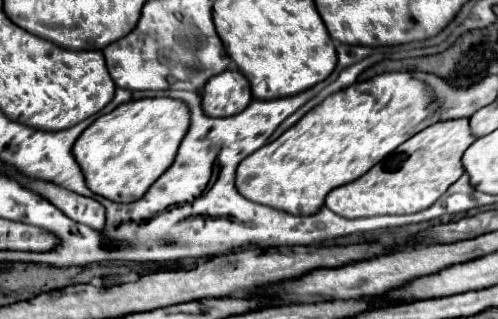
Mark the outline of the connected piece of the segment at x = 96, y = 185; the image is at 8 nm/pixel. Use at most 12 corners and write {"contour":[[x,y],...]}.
{"contour":[[178,99],[128,101],[74,143],[92,193],[138,201],[188,133]]}

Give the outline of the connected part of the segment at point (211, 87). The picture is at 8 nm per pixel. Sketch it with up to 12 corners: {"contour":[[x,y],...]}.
{"contour":[[238,69],[204,85],[202,109],[210,117],[236,115],[250,101]]}

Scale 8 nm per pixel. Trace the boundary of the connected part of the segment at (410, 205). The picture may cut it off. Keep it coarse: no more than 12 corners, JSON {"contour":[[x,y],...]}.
{"contour":[[468,119],[434,123],[326,207],[348,219],[428,209],[462,177]]}

